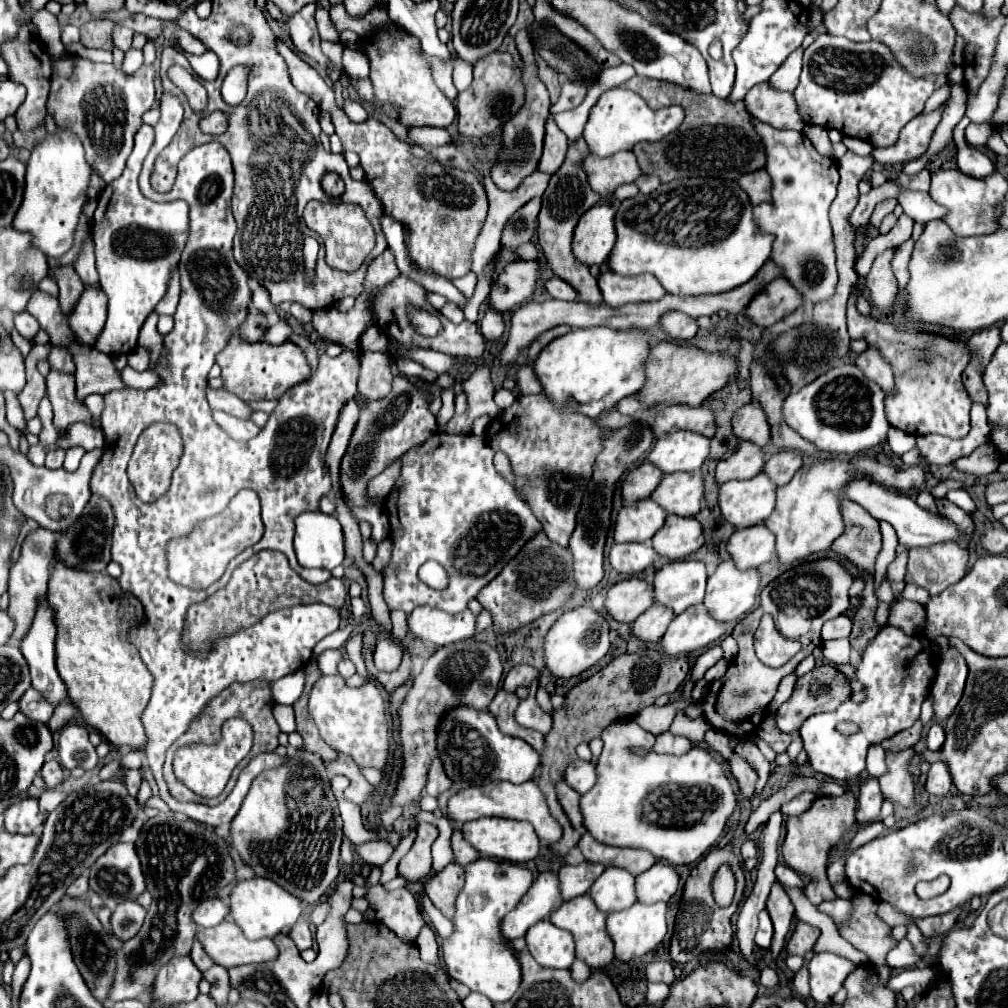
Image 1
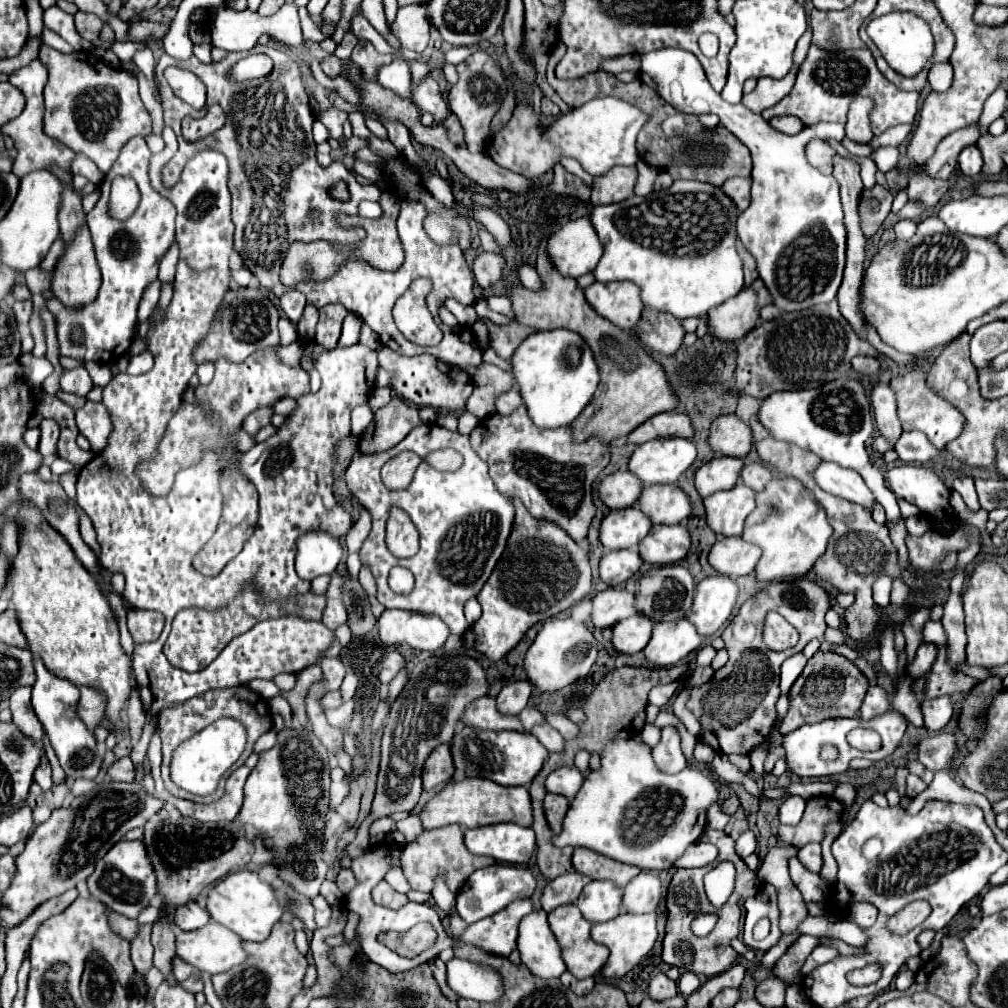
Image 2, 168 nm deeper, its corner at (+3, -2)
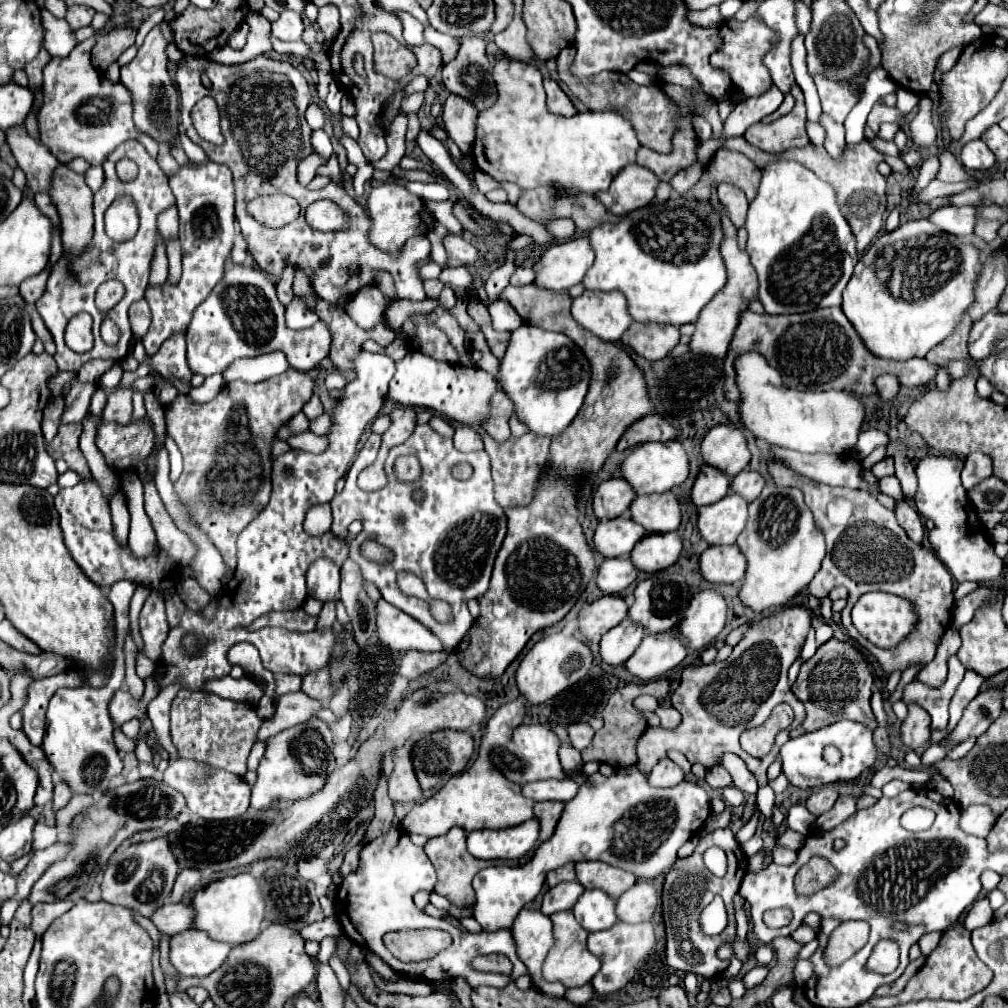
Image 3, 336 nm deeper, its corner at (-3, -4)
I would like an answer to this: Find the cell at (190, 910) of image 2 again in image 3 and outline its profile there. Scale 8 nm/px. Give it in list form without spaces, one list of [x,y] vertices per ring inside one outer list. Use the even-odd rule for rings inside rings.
[[[171,903],[171,905],[161,905],[159,909],[155,909],[155,913],[149,919],[161,933],[171,937],[185,929],[191,929],[193,917],[195,917],[195,913],[191,907],[187,907],[183,903]]]

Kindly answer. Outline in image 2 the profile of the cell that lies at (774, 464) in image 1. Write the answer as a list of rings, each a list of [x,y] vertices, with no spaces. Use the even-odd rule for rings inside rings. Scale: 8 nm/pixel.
[[[751,463],[741,471],[741,481],[749,485],[753,491],[763,491],[765,485],[771,481],[773,473],[767,465],[763,463]]]

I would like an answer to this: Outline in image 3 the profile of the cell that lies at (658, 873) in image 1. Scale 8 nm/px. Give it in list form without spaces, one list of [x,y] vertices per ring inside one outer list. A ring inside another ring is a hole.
[[[639,879],[623,897],[617,899],[617,917],[627,923],[649,921],[657,907],[657,891],[649,881]]]

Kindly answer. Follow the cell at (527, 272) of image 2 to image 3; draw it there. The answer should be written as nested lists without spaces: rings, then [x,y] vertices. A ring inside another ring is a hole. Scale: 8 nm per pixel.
[[[517,267],[517,271],[511,275],[511,285],[515,285],[515,287],[523,287],[523,285],[529,285],[529,283],[533,283],[533,279],[535,279],[535,273],[533,273],[533,269]]]

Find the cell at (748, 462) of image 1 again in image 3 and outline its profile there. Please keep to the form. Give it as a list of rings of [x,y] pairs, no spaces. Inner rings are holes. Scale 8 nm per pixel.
[[[703,465],[695,485],[691,487],[691,501],[695,507],[703,507],[703,505],[711,505],[719,499],[723,499],[729,493],[729,479],[723,471],[711,467],[711,465]]]

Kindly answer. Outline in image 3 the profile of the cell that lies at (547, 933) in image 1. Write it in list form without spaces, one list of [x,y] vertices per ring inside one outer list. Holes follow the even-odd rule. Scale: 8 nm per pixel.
[[[521,909],[519,915],[515,917],[513,925],[511,925],[511,935],[513,935],[513,941],[515,941],[515,947],[517,947],[517,957],[527,965],[527,969],[531,971],[531,977],[533,981],[541,987],[543,993],[551,993],[551,997],[563,997],[565,995],[565,987],[561,983],[547,983],[543,981],[541,977],[541,965],[553,945],[553,923],[547,915],[543,915],[541,911],[535,911],[535,909]]]

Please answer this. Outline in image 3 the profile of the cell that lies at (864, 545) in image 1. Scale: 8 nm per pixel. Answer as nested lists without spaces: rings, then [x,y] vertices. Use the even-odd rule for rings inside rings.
[[[769,461],[769,473],[777,485],[799,487],[805,493],[805,503],[815,517],[815,525],[821,529],[827,541],[827,555],[817,577],[809,583],[809,591],[817,597],[827,595],[833,587],[843,585],[849,589],[849,603],[841,611],[841,623],[847,629],[849,637],[863,645],[867,651],[875,655],[879,665],[885,673],[905,671],[911,665],[925,667],[935,657],[937,643],[945,629],[951,625],[951,609],[953,609],[953,577],[947,567],[935,557],[931,549],[921,543],[915,543],[907,537],[903,527],[895,521],[895,515],[885,509],[867,489],[835,489],[829,485],[815,485],[811,479],[795,475],[781,463]],[[869,591],[887,591],[907,597],[915,603],[919,611],[919,625],[917,629],[901,641],[893,649],[879,649],[877,645],[869,643],[861,633],[855,631],[851,623],[851,609],[863,593]]]

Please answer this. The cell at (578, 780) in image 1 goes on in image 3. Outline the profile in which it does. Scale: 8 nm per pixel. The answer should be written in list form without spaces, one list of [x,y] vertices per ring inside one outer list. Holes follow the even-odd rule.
[[[569,777],[563,781],[547,779],[547,781],[533,781],[527,785],[521,785],[521,791],[523,791],[523,795],[527,795],[527,799],[533,799],[533,801],[563,801],[563,803],[567,803],[577,795],[579,785]]]

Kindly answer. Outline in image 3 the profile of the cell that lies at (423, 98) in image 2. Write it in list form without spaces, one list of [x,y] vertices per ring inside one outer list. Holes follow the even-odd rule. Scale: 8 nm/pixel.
[[[453,93],[447,97],[443,107],[443,123],[447,135],[455,141],[463,155],[471,155],[471,145],[475,139],[475,117],[477,109],[463,97],[455,97]]]

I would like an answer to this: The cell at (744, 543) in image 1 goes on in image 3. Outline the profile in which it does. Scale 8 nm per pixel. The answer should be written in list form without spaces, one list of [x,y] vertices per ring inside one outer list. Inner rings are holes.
[[[737,545],[709,547],[699,557],[699,571],[711,583],[739,583],[745,577],[747,559]]]

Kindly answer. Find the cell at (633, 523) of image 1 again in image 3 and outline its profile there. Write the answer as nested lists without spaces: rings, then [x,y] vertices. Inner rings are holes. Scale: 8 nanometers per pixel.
[[[621,515],[609,521],[607,519],[599,521],[593,535],[593,545],[595,551],[601,553],[603,557],[619,557],[629,555],[635,543],[641,541],[645,535],[647,531],[641,525]]]

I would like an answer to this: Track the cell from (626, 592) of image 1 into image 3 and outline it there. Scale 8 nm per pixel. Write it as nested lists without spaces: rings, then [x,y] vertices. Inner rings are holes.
[[[605,595],[591,605],[583,607],[579,613],[579,631],[589,641],[599,639],[611,627],[619,625],[627,617],[627,603],[621,597]]]

